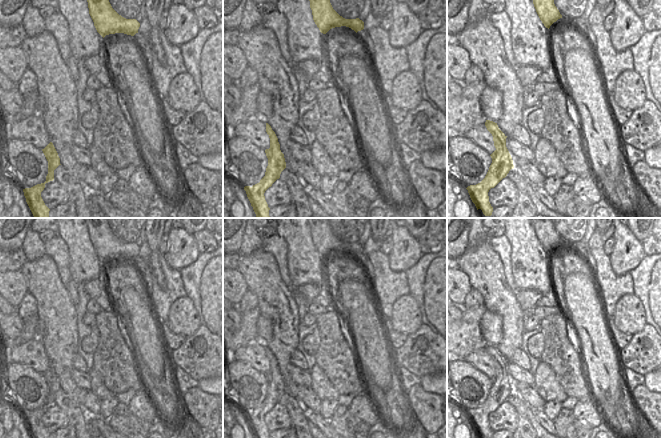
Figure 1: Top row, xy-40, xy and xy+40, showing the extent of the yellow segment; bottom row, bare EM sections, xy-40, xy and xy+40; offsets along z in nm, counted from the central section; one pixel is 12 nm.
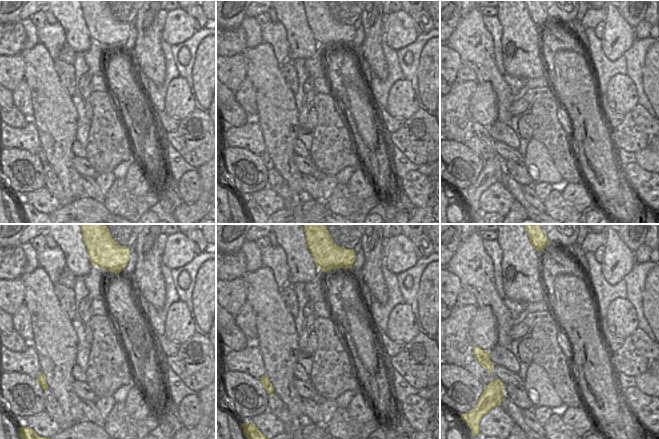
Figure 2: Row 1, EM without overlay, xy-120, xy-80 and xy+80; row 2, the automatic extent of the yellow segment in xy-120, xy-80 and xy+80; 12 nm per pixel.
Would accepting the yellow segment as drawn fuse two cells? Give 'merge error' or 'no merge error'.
merge error

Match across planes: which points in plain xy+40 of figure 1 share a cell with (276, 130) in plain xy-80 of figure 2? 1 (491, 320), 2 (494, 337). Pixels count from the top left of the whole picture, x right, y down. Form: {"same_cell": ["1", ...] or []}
{"same_cell": []}

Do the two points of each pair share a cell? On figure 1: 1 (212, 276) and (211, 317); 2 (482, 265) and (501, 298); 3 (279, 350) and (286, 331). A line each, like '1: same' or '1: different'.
1: same
2: same
3: same

